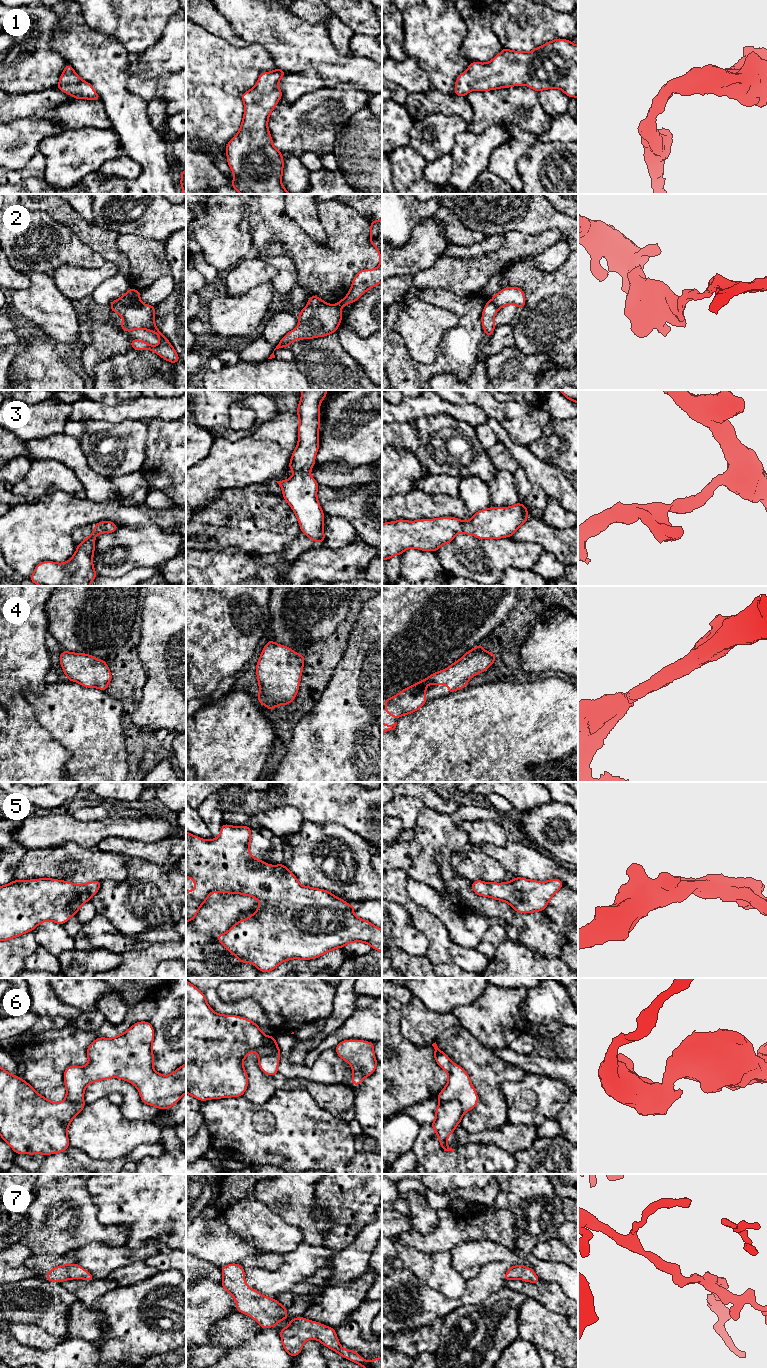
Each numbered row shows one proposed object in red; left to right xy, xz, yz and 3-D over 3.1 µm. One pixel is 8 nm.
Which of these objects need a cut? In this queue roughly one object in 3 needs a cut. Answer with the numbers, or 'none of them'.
2, 6

